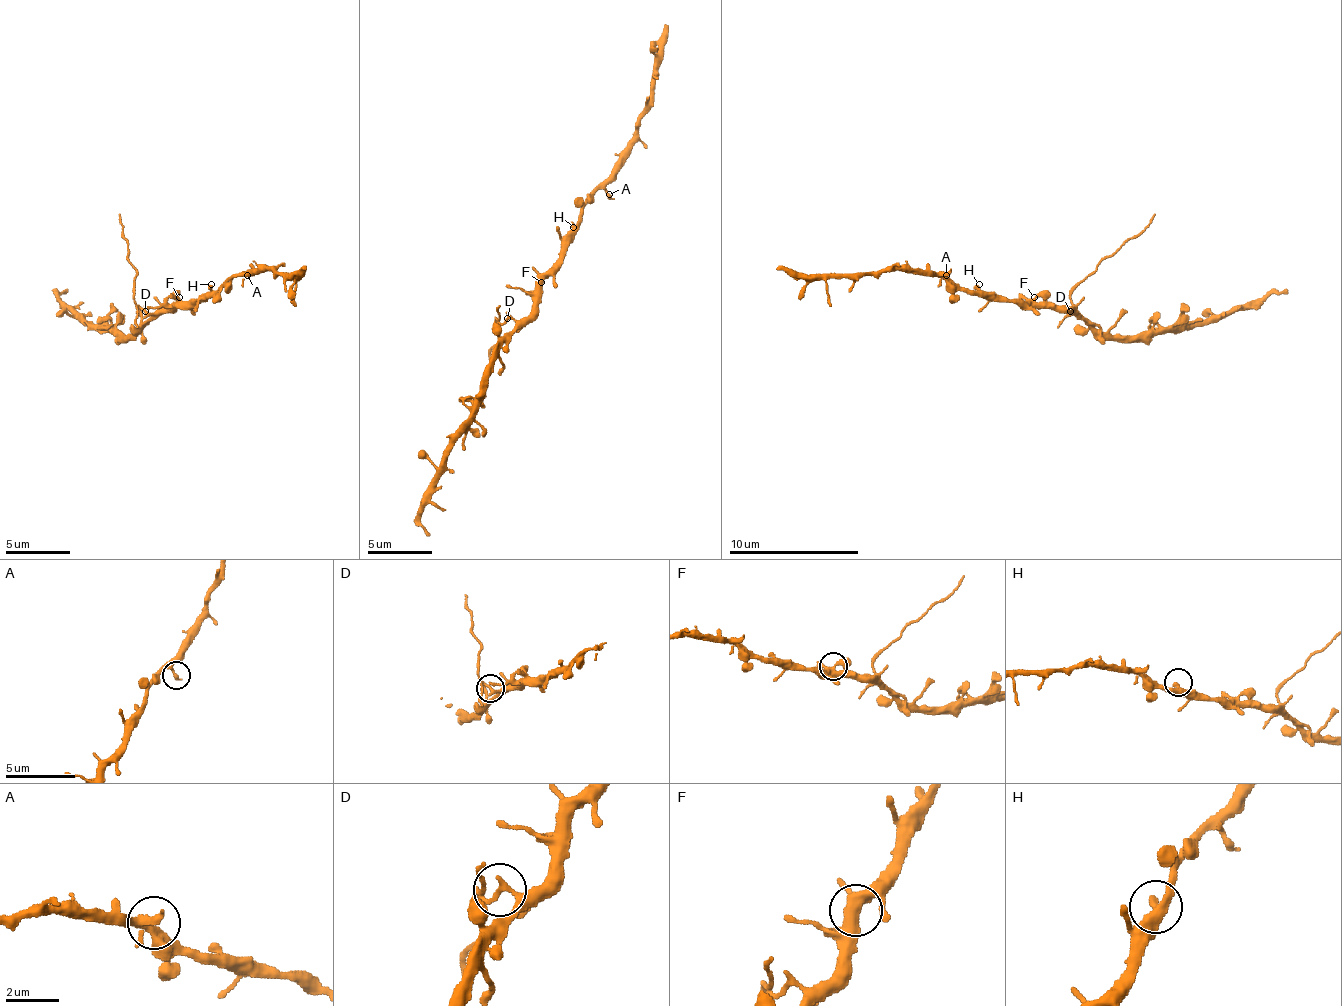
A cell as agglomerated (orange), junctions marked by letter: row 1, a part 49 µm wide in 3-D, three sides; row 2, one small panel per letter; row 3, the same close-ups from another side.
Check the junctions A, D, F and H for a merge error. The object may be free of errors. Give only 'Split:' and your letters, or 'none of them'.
Split: D

